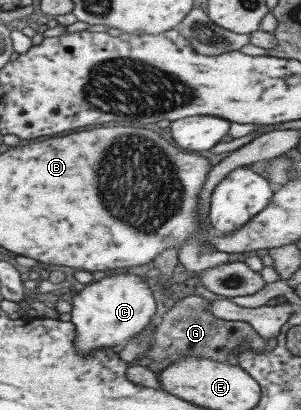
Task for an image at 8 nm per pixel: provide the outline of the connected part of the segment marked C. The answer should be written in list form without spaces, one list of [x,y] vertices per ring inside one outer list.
[[[127,271],[103,277],[74,292],[71,305],[70,322],[75,325],[77,333],[75,346],[83,356],[97,352],[100,348],[121,348],[140,333],[157,312],[151,280]]]

